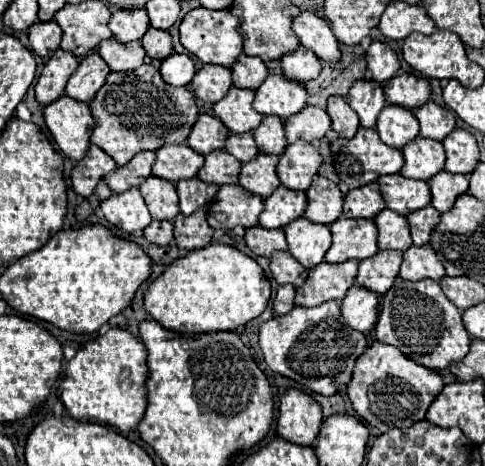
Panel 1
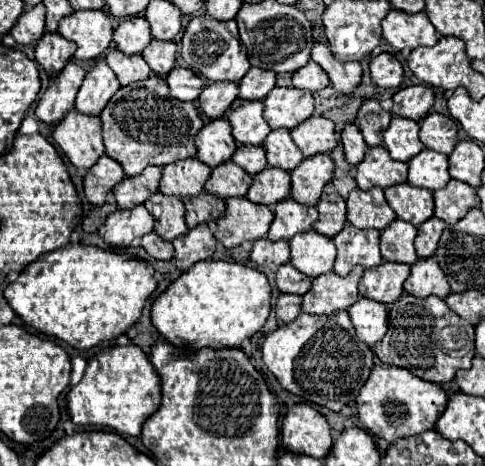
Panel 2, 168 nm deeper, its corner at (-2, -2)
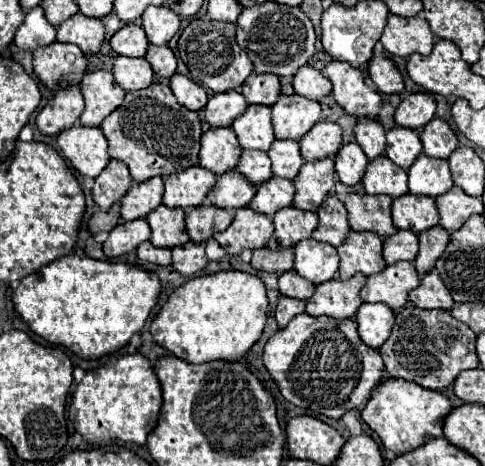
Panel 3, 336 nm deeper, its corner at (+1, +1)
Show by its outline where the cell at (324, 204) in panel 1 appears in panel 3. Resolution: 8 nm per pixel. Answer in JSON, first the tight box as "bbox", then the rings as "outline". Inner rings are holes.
{"bbox":[312,194,350,246],"outline":[[[330,194],[326,198],[326,202],[320,206],[318,218],[320,218],[320,226],[312,234],[314,240],[326,242],[332,246],[340,246],[348,238],[348,234],[350,234],[348,212],[346,212],[344,204],[334,194]]]}

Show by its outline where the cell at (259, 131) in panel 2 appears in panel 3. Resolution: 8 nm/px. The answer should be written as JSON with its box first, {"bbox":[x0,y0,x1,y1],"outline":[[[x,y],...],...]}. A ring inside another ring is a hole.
{"bbox":[232,106,274,152],"outline":[[[248,106],[244,116],[236,118],[232,128],[238,136],[238,142],[244,150],[262,150],[268,152],[272,146],[274,132],[272,132],[272,112],[264,106]]]}

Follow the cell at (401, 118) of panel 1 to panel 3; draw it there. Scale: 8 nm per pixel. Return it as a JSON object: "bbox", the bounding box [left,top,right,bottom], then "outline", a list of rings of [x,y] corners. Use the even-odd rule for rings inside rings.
{"bbox":[386,126,422,170],"outline":[[[396,126],[386,134],[386,140],[386,156],[404,170],[408,170],[414,164],[414,160],[422,154],[422,142],[416,130]]]}

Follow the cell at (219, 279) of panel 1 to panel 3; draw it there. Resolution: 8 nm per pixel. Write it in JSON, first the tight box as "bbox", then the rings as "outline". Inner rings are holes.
{"bbox":[150,270,268,362],"outline":[[[230,270],[198,276],[178,288],[154,318],[150,332],[164,350],[186,362],[238,362],[260,340],[266,318],[268,298],[264,282],[254,274]]]}

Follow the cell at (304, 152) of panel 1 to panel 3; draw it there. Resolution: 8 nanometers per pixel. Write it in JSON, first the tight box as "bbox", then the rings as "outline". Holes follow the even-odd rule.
{"bbox":[294,160,336,212],"outline":[[[314,160],[306,162],[300,168],[300,174],[294,180],[296,196],[294,206],[300,210],[316,212],[326,196],[332,192],[336,184],[336,172],[332,160]]]}

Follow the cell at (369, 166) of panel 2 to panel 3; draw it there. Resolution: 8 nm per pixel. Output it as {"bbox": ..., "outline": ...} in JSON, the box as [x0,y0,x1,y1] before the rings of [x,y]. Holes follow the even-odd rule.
{"bbox":[362,156,408,198],"outline":[[[380,156],[368,164],[362,184],[366,194],[388,194],[390,198],[398,198],[408,192],[408,174],[388,156]]]}

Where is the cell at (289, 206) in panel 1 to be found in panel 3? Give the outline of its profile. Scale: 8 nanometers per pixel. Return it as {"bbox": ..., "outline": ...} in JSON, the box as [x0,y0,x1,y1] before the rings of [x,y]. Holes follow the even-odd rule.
{"bbox":[268,206,318,250],"outline":[[[294,206],[282,208],[274,214],[274,236],[268,242],[270,250],[278,248],[292,248],[300,240],[312,238],[312,232],[316,230],[318,216],[316,212],[304,212]]]}

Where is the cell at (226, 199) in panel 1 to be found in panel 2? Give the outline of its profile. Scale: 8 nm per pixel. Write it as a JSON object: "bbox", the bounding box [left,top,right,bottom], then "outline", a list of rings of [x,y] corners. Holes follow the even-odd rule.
{"bbox":[215,199,273,249],"outline":[[[227,199],[227,211],[215,221],[215,239],[227,249],[243,241],[255,241],[267,235],[273,221],[273,211],[249,199]]]}

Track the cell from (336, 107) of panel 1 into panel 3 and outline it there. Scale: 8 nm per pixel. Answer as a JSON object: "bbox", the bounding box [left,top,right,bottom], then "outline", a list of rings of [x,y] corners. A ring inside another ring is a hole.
{"bbox":[334,144,368,186],"outline":[[[346,144],[334,158],[338,180],[346,186],[356,186],[364,178],[364,168],[368,166],[368,158],[358,144]]]}

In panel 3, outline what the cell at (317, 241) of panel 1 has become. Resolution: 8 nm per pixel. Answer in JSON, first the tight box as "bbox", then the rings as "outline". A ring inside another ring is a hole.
{"bbox":[294,238,338,286],"outline":[[[314,238],[300,240],[294,246],[294,254],[294,270],[316,286],[332,280],[338,272],[338,252],[330,244],[320,244]]]}

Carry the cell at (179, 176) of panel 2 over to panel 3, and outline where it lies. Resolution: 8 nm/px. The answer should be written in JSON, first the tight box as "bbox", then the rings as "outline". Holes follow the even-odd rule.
{"bbox":[164,166,216,208],"outline":[[[192,166],[164,178],[164,204],[168,208],[198,208],[216,184],[216,176],[200,166]]]}

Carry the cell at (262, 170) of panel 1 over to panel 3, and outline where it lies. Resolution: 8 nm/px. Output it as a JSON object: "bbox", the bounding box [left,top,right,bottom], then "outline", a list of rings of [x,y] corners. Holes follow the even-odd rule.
{"bbox":[250,176,294,216],"outline":[[[272,176],[266,184],[258,186],[258,192],[256,192],[250,208],[260,214],[274,216],[276,210],[292,206],[292,200],[294,200],[294,184],[290,180]]]}

